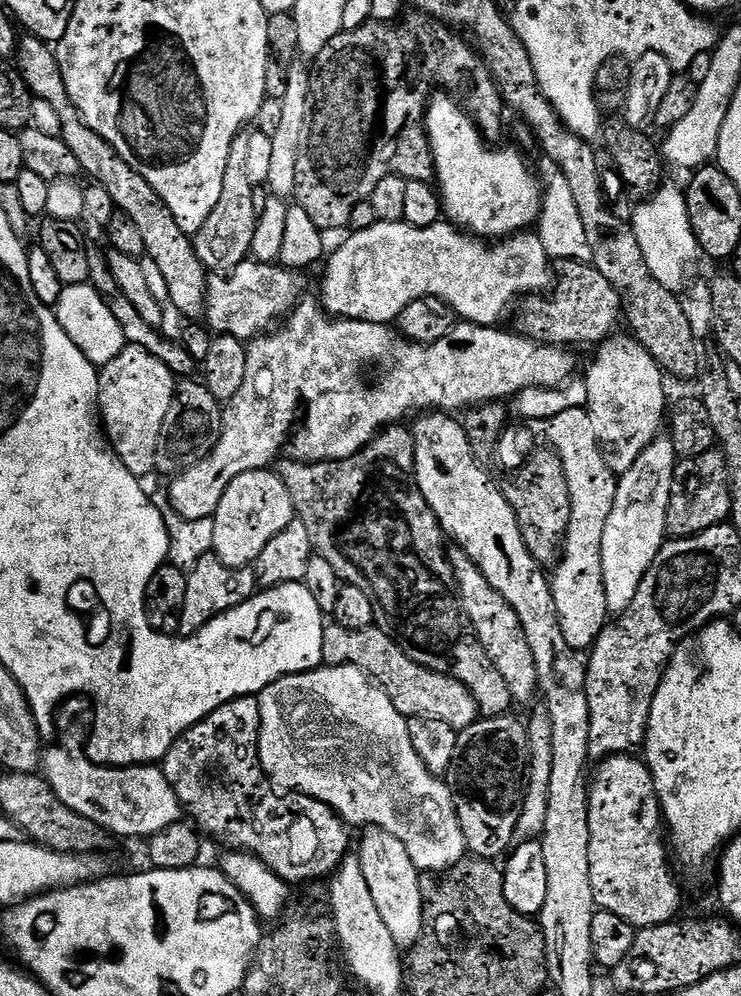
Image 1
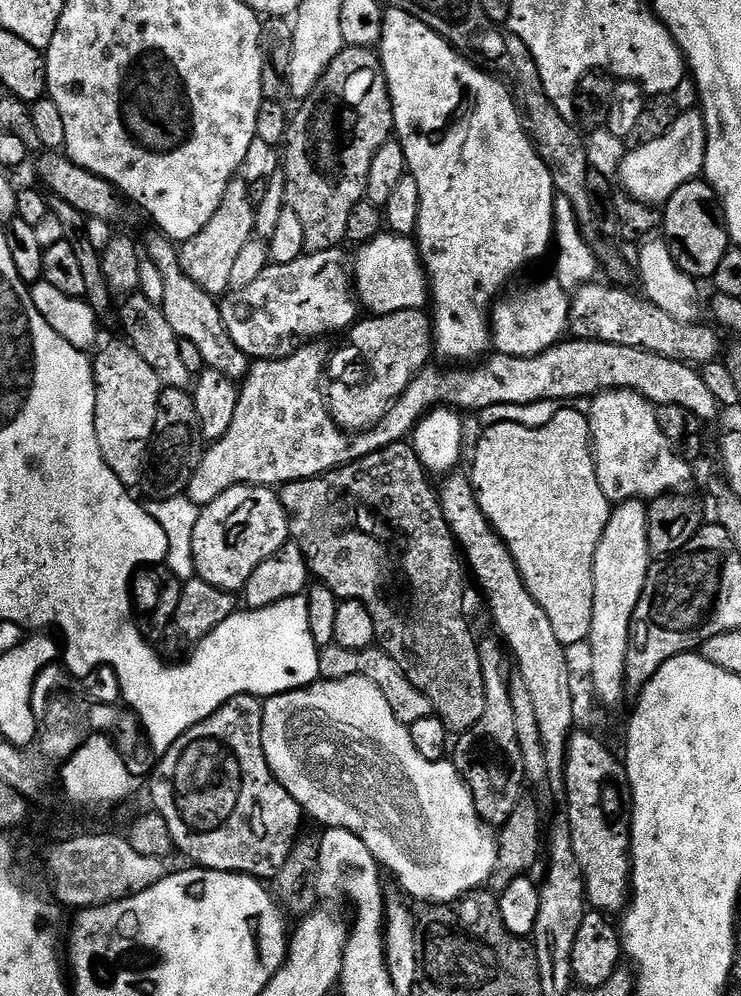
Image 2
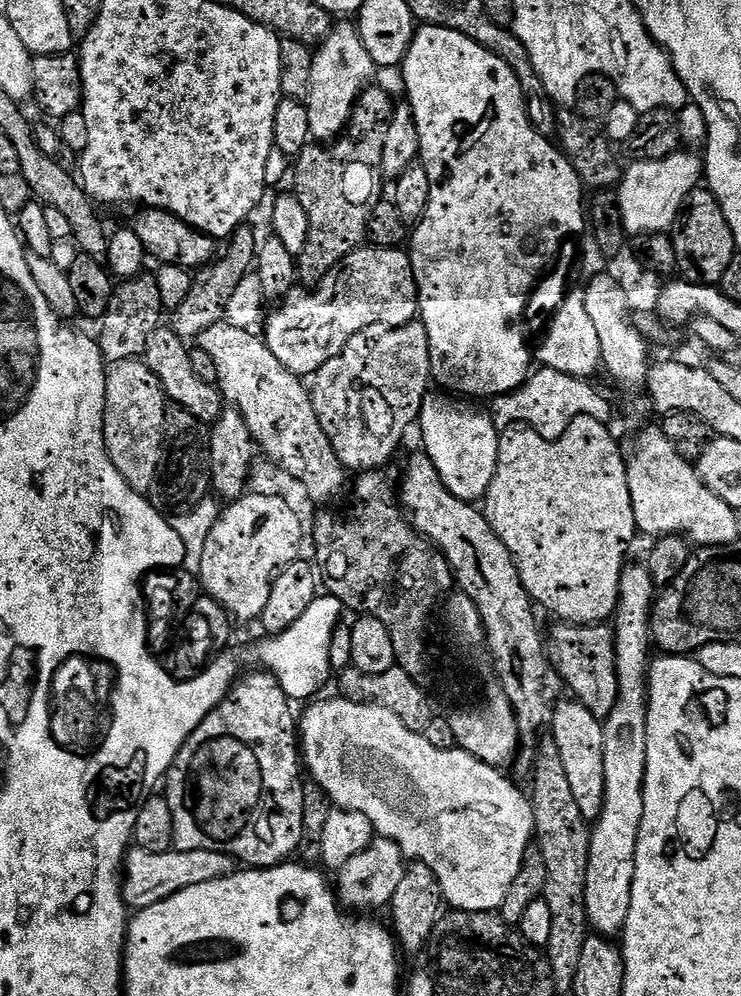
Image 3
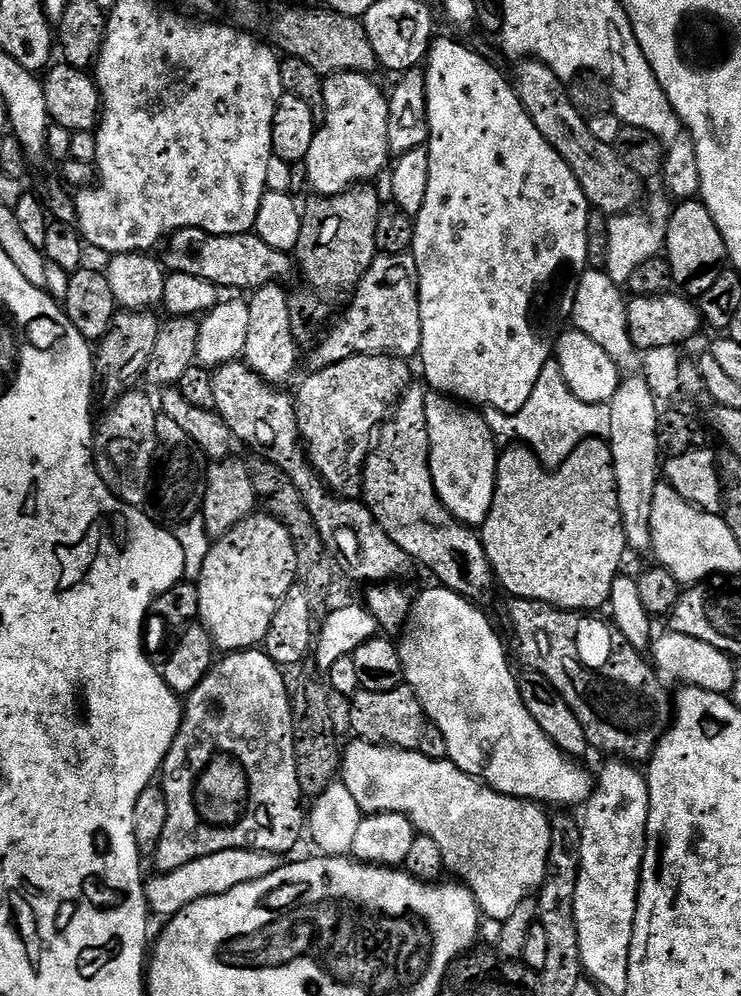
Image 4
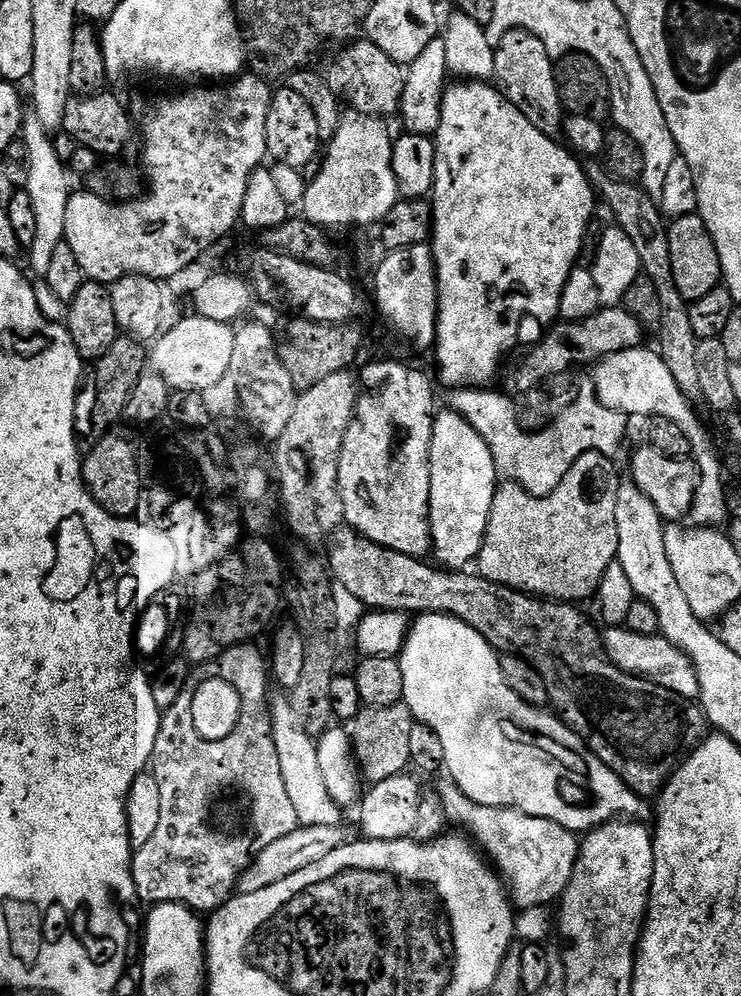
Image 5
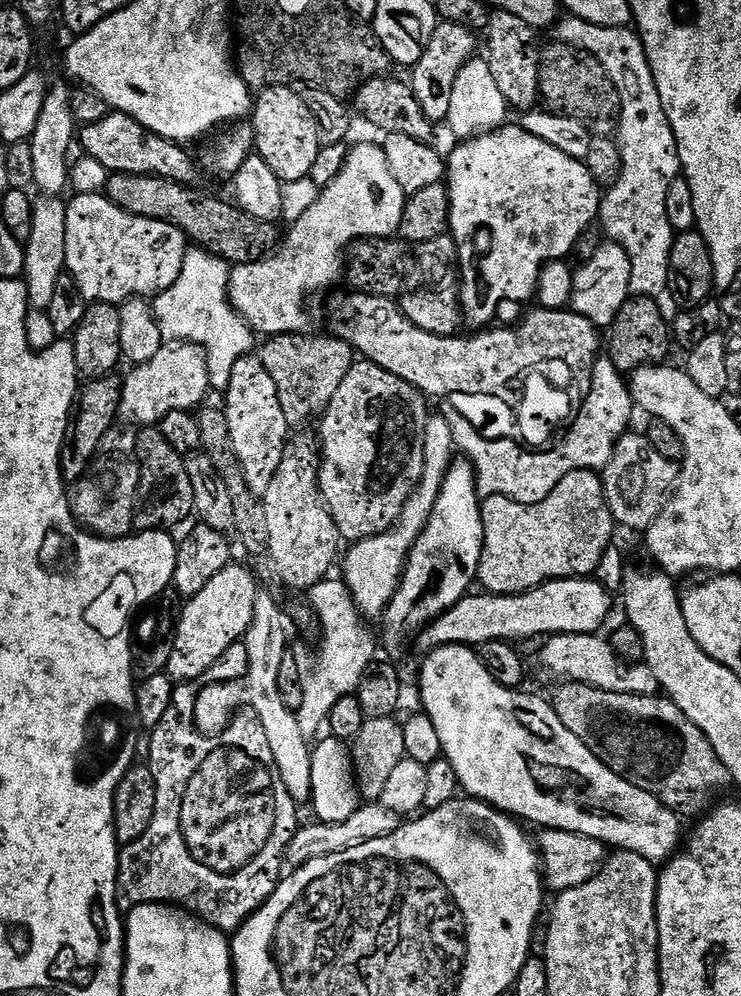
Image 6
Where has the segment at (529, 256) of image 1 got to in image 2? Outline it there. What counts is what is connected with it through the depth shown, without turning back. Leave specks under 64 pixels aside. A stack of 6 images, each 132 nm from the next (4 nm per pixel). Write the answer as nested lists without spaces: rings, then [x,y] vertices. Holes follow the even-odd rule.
[[[379,234],[361,245],[357,260],[354,260],[354,286],[357,297],[373,315],[384,315],[402,310],[423,309],[430,300],[430,280],[426,278],[418,250],[411,237],[395,234]],[[554,278],[528,289],[510,305],[502,304],[492,312],[493,349],[497,353],[516,357],[538,355],[559,343],[561,334],[571,327],[571,295]]]

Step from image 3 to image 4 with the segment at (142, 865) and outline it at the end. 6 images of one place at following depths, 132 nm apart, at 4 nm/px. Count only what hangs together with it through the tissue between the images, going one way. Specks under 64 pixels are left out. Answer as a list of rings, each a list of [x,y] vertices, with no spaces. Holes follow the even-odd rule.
[[[249,848],[218,850],[218,854],[206,854],[202,858],[194,858],[194,862],[178,866],[178,870],[160,872],[152,881],[149,879],[146,884],[148,906],[155,915],[157,912],[158,915],[164,916],[163,918],[171,918],[202,898],[226,894],[234,890],[234,886],[266,878],[266,874],[274,874],[274,870],[281,867],[281,864],[281,857],[275,852],[255,852]]]

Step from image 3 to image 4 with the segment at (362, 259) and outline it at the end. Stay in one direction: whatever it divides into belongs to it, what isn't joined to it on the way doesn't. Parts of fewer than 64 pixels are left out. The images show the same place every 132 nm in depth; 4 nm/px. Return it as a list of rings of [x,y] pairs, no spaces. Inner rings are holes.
[[[377,255],[368,272],[356,285],[352,298],[352,305],[339,313],[340,321],[338,316],[335,323],[323,333],[319,343],[309,351],[313,351],[308,356],[309,369],[329,368],[351,356],[387,354],[397,358],[412,358],[419,353],[422,342],[420,278],[416,274],[412,255]]]

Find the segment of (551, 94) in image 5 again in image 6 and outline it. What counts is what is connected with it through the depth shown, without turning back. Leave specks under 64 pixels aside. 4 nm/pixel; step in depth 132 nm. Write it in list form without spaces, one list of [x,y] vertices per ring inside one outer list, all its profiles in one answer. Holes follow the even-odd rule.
[[[493,11],[486,29],[487,36],[488,53],[486,53],[486,59],[490,66],[490,74],[494,74],[494,82],[498,82],[498,90],[502,90],[502,94],[508,99],[508,103],[513,109],[535,109],[541,99],[540,57],[542,52],[539,47],[536,49],[532,45],[538,36],[537,29],[522,22],[522,18],[514,18],[514,14]]]

